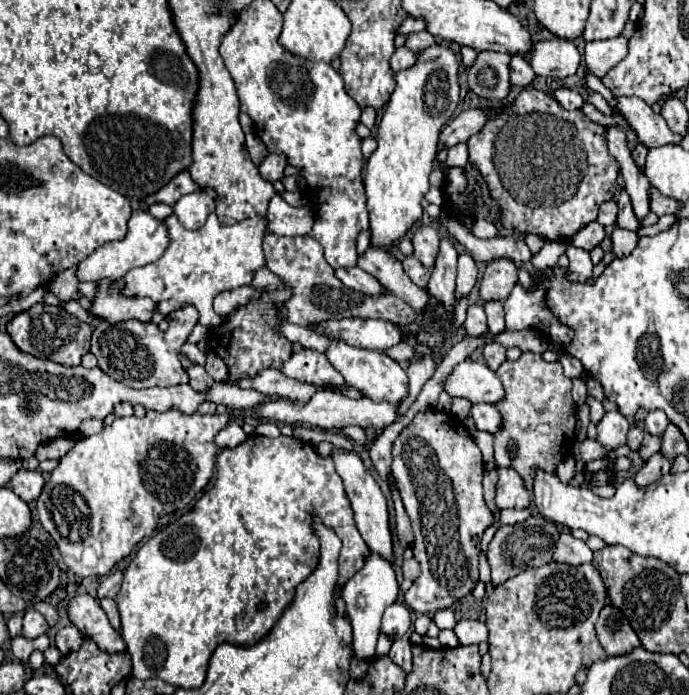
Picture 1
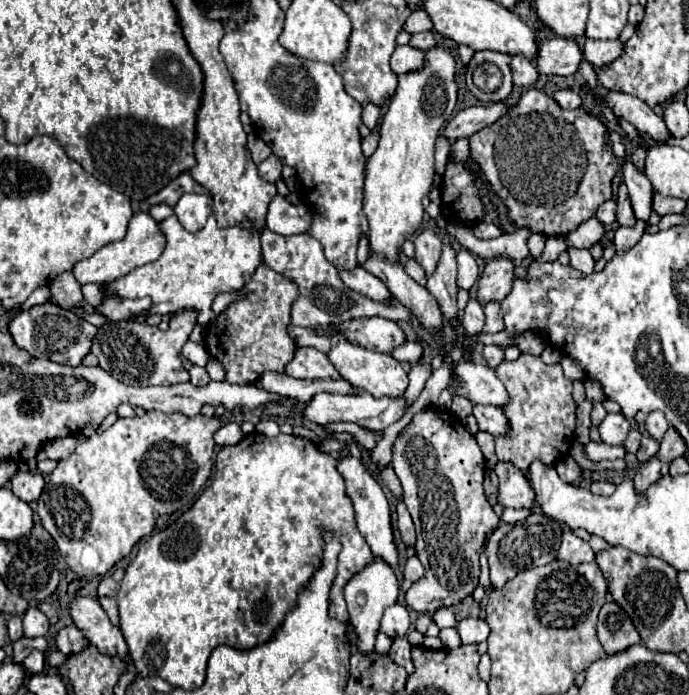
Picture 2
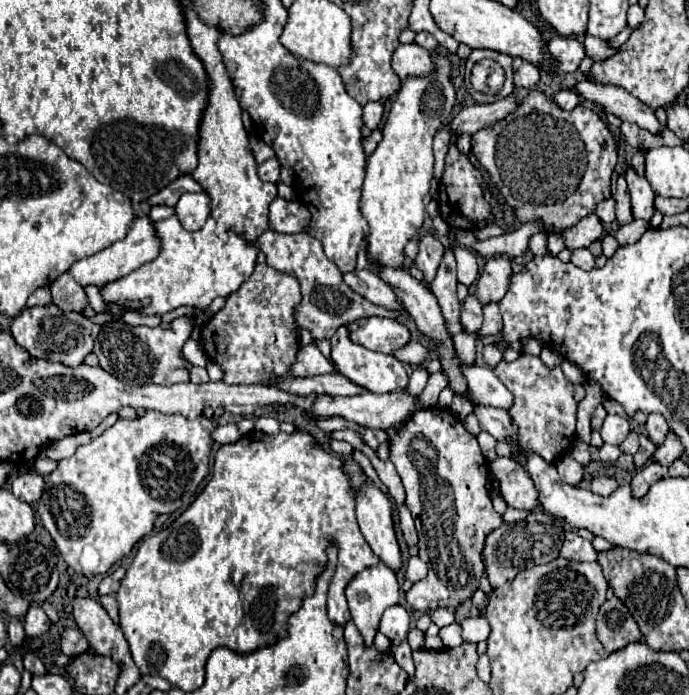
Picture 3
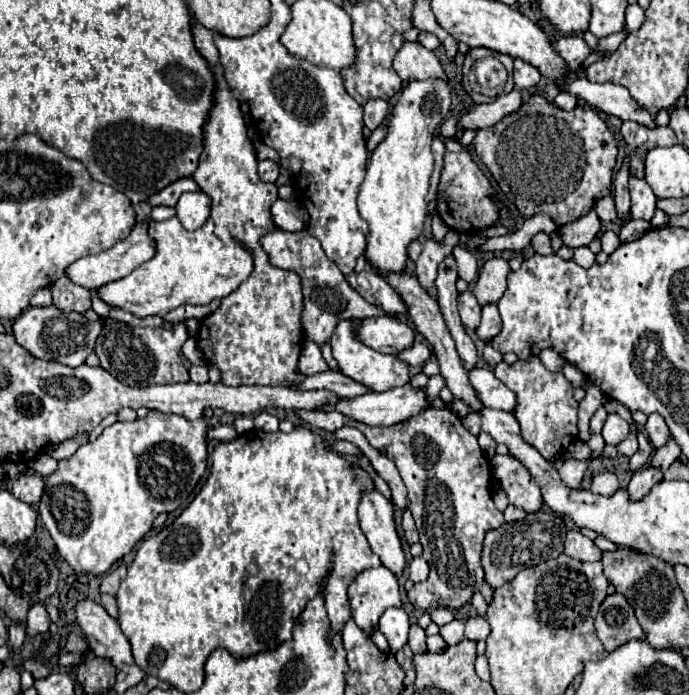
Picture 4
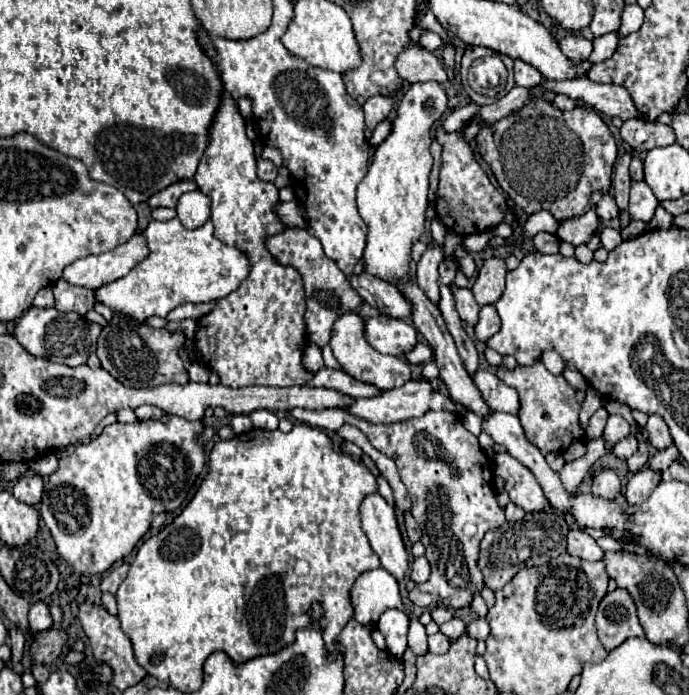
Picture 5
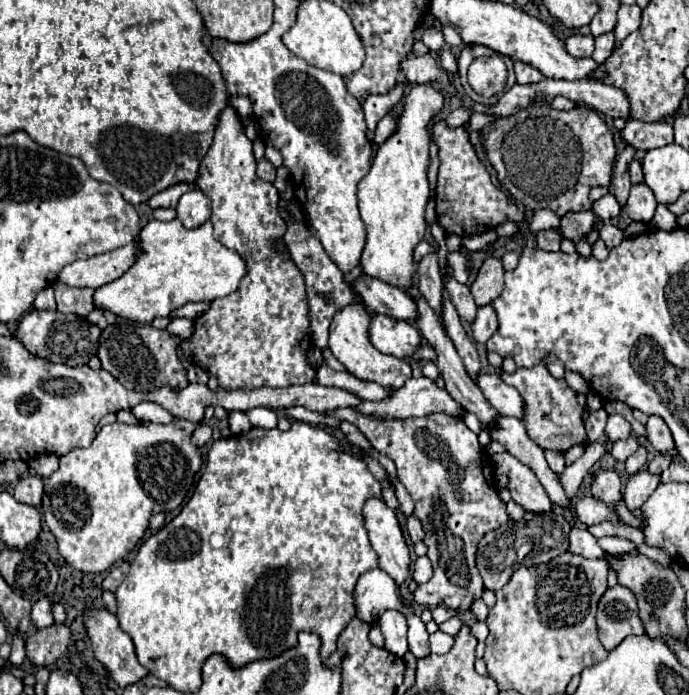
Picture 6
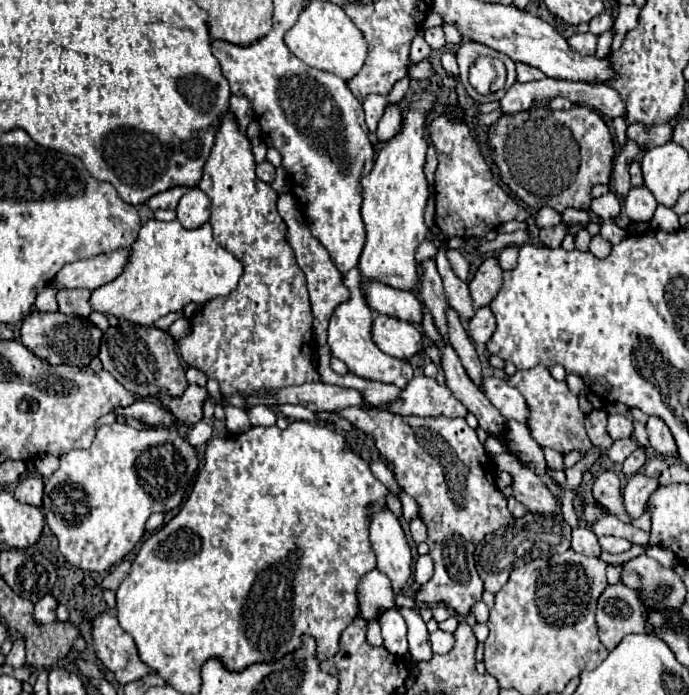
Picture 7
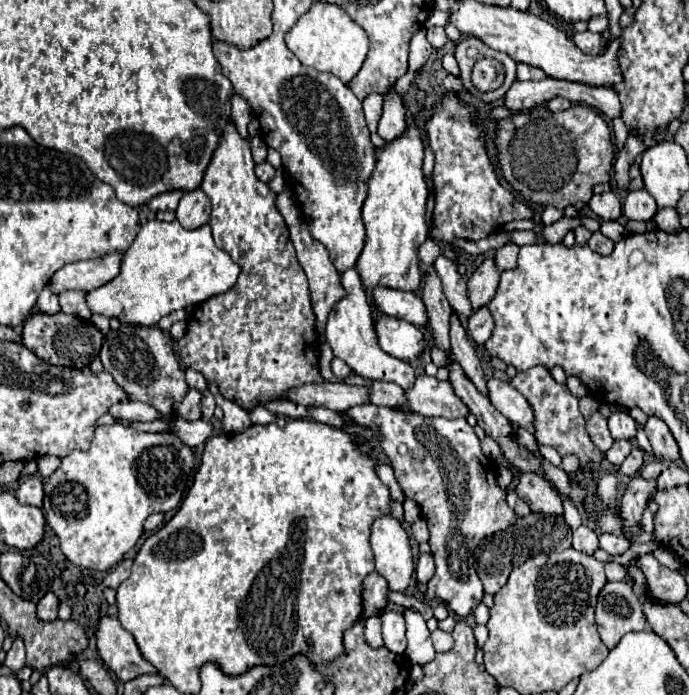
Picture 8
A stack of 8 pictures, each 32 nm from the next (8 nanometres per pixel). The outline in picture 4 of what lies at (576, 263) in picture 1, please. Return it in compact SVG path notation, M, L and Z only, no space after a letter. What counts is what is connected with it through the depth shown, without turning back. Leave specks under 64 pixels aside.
M582 246L582 248L576 248L576 250L574 250L574 260L576 260L580 266L588 268L588 266L594 264L594 254L590 252L588 246Z

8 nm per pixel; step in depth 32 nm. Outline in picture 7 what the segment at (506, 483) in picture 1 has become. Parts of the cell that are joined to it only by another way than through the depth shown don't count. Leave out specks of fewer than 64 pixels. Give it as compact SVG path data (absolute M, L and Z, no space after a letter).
M508 452L496 456L496 468L498 472L510 472L512 474L512 494L516 500L520 500L530 512L540 512L540 514L558 514L560 512L560 502L558 498L548 490L548 486L536 476L534 470L530 468L520 468Z

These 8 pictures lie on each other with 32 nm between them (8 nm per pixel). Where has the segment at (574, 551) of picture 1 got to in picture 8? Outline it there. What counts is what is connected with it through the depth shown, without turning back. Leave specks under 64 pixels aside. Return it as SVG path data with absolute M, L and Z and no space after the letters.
M580 526L578 530L574 530L574 542L572 546L580 552L586 552L586 554L594 554L598 550L598 534L588 528L588 526Z

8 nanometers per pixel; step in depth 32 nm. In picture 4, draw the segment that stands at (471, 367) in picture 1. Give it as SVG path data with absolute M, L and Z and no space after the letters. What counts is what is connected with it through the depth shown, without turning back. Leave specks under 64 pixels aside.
M474 368L468 372L468 378L472 380L472 386L476 388L482 404L486 408L496 408L504 412L514 412L516 408L516 394L502 384L492 370L486 368Z

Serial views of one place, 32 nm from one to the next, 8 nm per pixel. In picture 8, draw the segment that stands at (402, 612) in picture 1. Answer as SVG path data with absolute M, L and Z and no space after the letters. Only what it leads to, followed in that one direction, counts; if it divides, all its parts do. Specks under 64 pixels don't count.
M384 612L382 614L382 636L384 636L384 646L390 652L404 654L406 650L404 616L398 612Z

